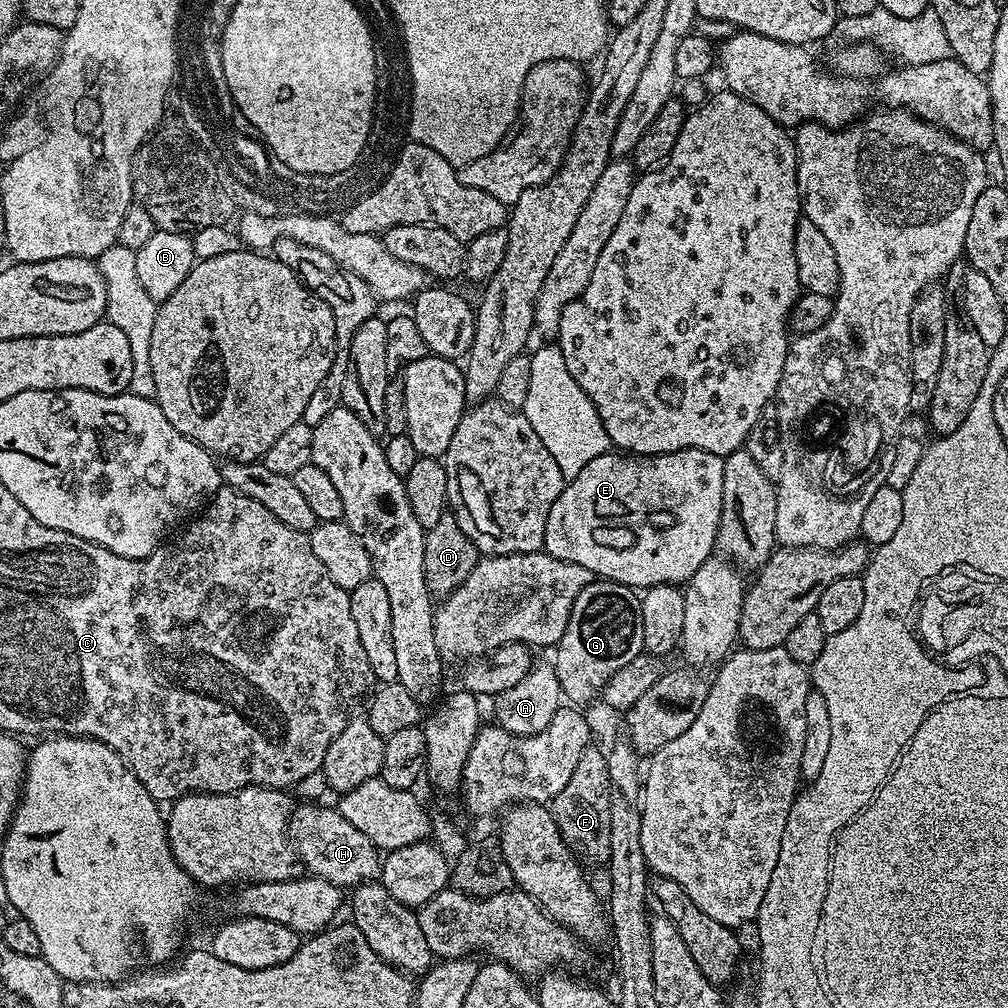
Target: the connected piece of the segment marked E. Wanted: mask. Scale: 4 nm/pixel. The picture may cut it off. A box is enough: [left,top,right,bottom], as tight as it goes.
[543,448,723,590]

